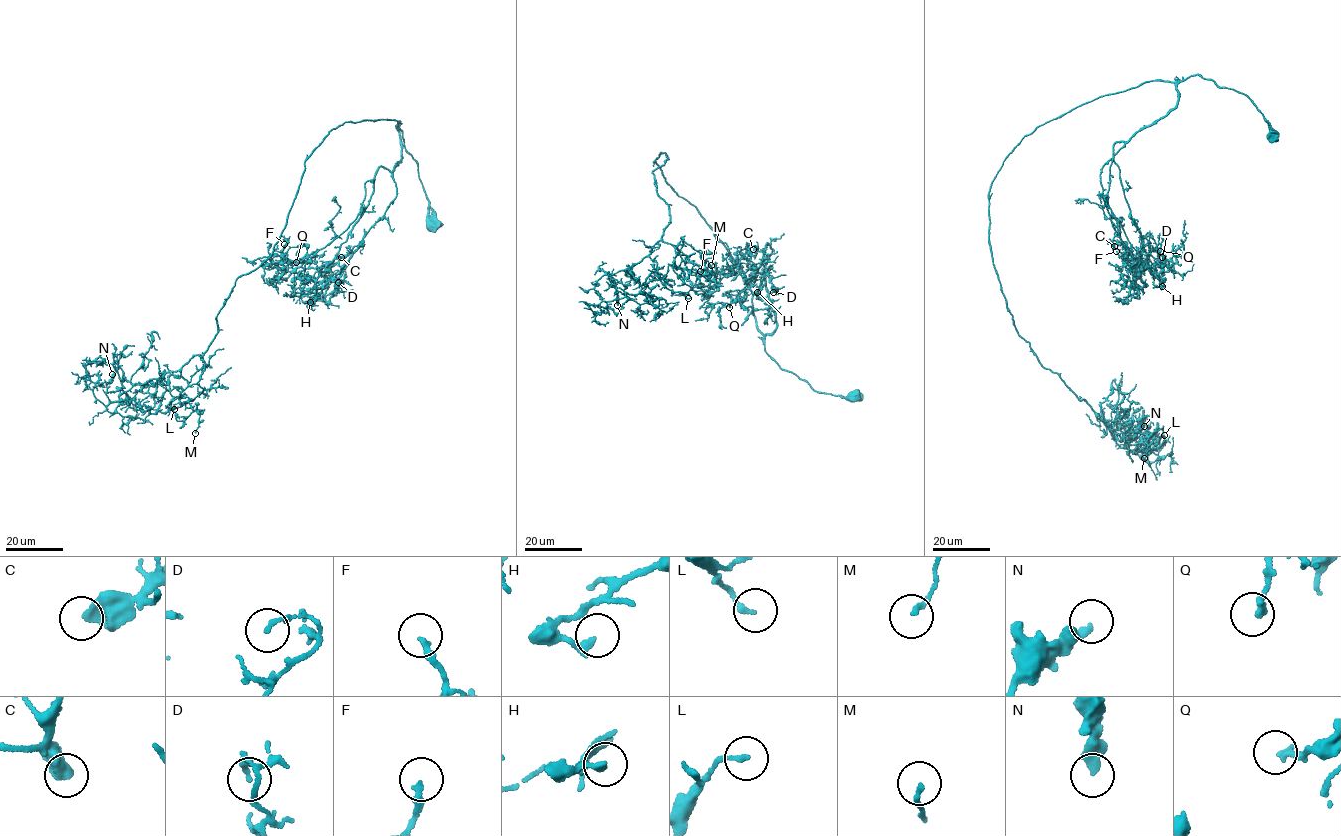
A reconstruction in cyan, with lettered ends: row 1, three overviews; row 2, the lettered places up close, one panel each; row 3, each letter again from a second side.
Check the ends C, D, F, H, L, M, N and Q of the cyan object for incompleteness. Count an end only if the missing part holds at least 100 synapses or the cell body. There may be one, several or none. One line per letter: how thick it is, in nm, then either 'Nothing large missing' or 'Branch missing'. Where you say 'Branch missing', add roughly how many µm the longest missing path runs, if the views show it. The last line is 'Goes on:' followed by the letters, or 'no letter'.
C: Thickness 360 nm. Nothing large missing
D: Thickness 140 nm. Nothing large missing
F: Thickness 220 nm. Nothing large missing
H: Thickness 240 nm. Nothing large missing
L: Thickness 170 nm. Nothing large missing
M: Thickness 150 nm. Nothing large missing
N: Thickness 340 nm. Nothing large missing
Q: Thickness 240 nm. Nothing large missing
Goes on: no letter

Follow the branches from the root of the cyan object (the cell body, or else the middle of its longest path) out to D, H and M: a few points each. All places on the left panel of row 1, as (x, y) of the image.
D: (433, 224), (399, 129), (396, 197), (350, 256), (338, 282)
H: (433, 224), (418, 166), (399, 129), (403, 157), (392, 173), (396, 197), (337, 280), (310, 302)
M: (433, 224), (400, 121), (333, 128), (273, 252), (182, 367), (187, 386), (166, 406), (200, 415), (195, 433)

